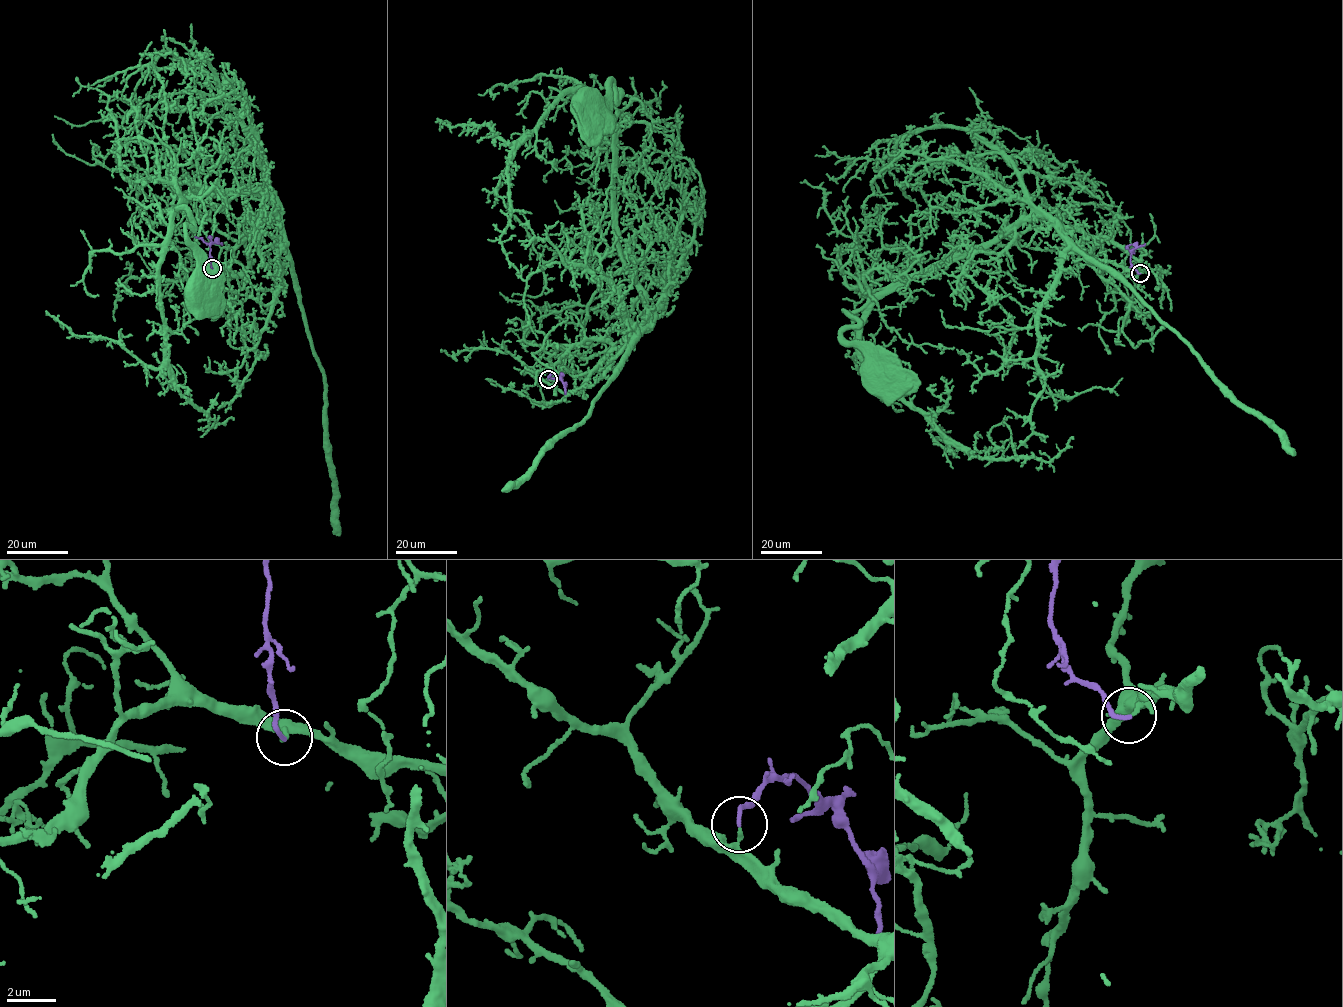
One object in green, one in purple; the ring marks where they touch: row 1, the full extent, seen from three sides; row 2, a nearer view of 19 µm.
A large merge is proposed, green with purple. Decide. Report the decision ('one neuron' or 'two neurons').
two neurons

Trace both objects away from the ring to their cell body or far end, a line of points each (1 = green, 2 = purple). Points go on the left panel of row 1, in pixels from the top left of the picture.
1: (212, 268), (245, 271), (247, 235), (276, 214), (264, 196), (194, 189), (179, 201), (193, 227), (194, 296)
2: (212, 268), (210, 244), (221, 243)

